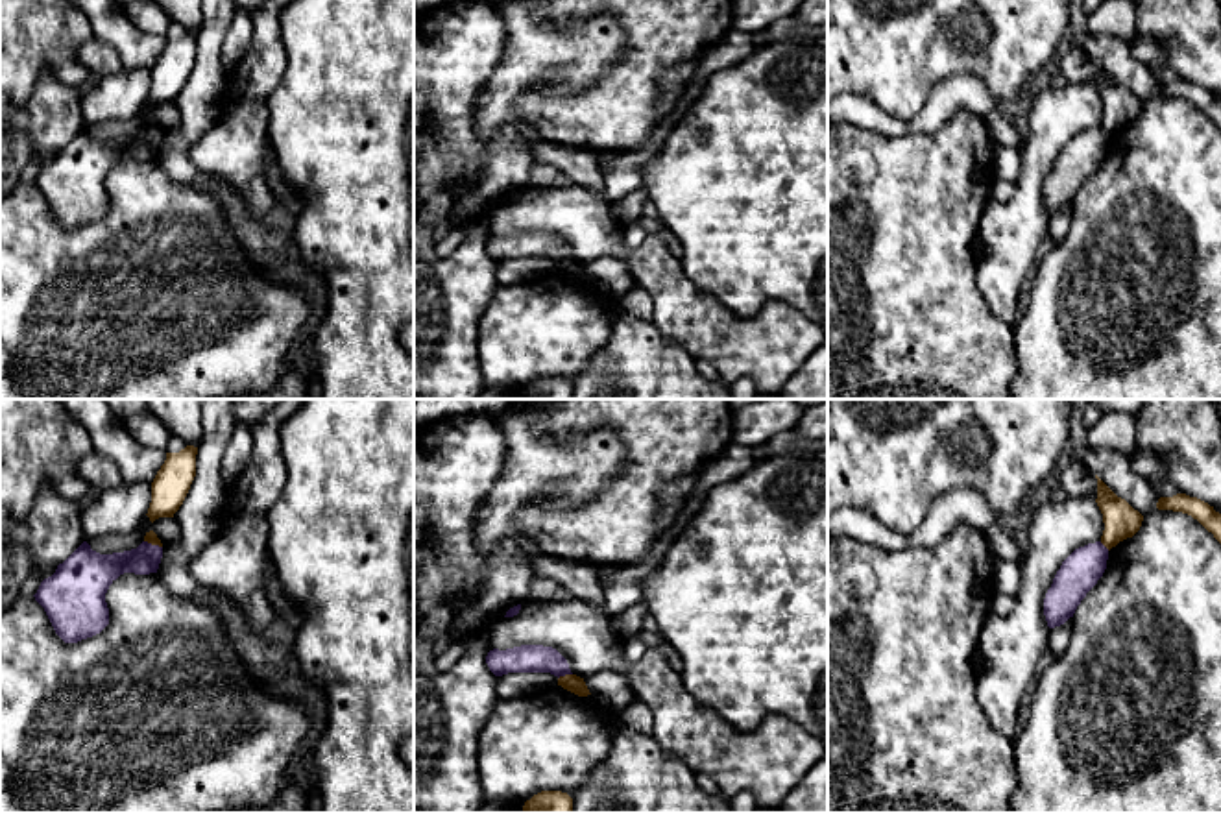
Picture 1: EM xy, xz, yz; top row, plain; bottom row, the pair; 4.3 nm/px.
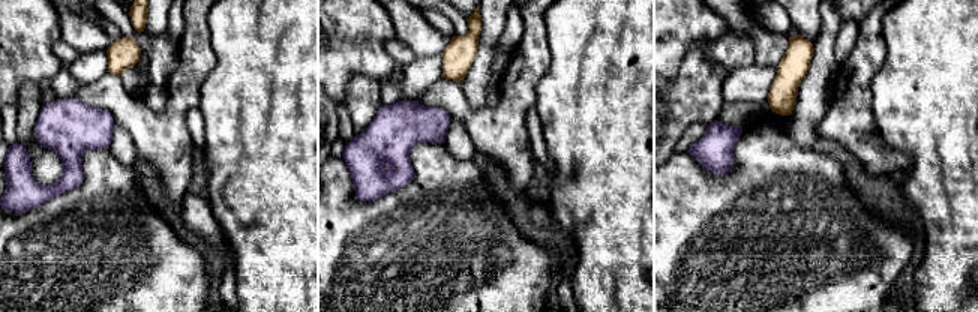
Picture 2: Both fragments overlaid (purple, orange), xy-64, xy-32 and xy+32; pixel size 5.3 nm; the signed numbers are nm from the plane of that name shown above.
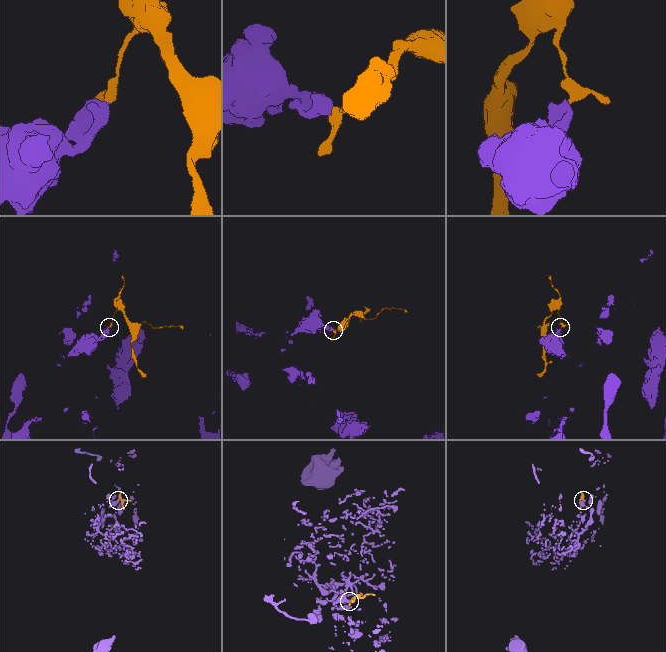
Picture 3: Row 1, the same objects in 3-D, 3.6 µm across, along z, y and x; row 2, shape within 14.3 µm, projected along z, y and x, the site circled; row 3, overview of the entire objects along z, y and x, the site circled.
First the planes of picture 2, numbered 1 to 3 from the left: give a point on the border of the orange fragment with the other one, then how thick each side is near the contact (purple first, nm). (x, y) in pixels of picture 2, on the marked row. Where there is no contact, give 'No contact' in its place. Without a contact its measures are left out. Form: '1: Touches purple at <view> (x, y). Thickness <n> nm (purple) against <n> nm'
1: No contact
2: No contact
3: No contact

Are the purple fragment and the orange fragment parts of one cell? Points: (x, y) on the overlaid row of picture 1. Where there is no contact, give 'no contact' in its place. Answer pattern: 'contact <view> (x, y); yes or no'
contact xz (564, 675); no

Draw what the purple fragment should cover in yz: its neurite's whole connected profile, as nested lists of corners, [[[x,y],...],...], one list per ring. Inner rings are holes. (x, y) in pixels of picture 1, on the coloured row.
[[[1095,541],[1075,549],[1062,562],[1044,599],[1044,615],[1049,628],[1060,626],[1073,617],[1081,601],[1103,576],[1106,560],[1108,549]]]

